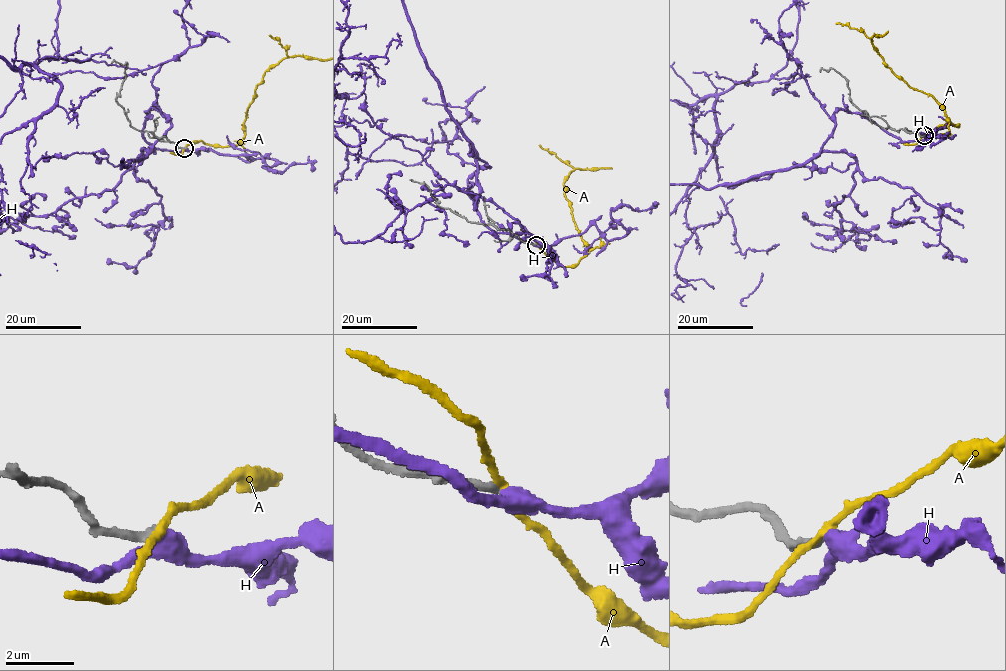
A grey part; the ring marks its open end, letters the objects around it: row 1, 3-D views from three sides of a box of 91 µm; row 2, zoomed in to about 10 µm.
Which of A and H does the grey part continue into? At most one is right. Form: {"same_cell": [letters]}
{"same_cell": []}

